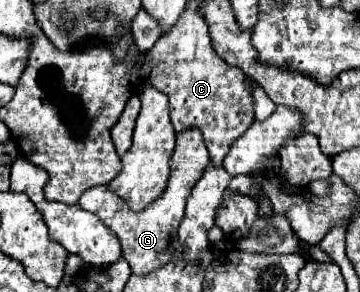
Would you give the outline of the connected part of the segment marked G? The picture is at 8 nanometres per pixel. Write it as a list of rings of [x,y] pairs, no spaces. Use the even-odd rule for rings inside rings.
[[[190,127],[188,131],[176,133],[176,151],[172,155],[172,171],[166,185],[166,191],[162,197],[158,197],[154,203],[150,203],[144,211],[132,211],[126,207],[126,203],[112,191],[106,189],[106,185],[92,187],[88,193],[82,195],[80,207],[86,211],[92,211],[100,217],[100,221],[118,237],[122,245],[122,257],[128,261],[134,275],[148,275],[154,269],[166,265],[172,257],[172,243],[178,233],[178,225],[184,215],[186,201],[190,197],[190,191],[194,183],[202,177],[204,169],[208,167],[210,157],[206,151],[206,145],[202,141],[200,131]]]

